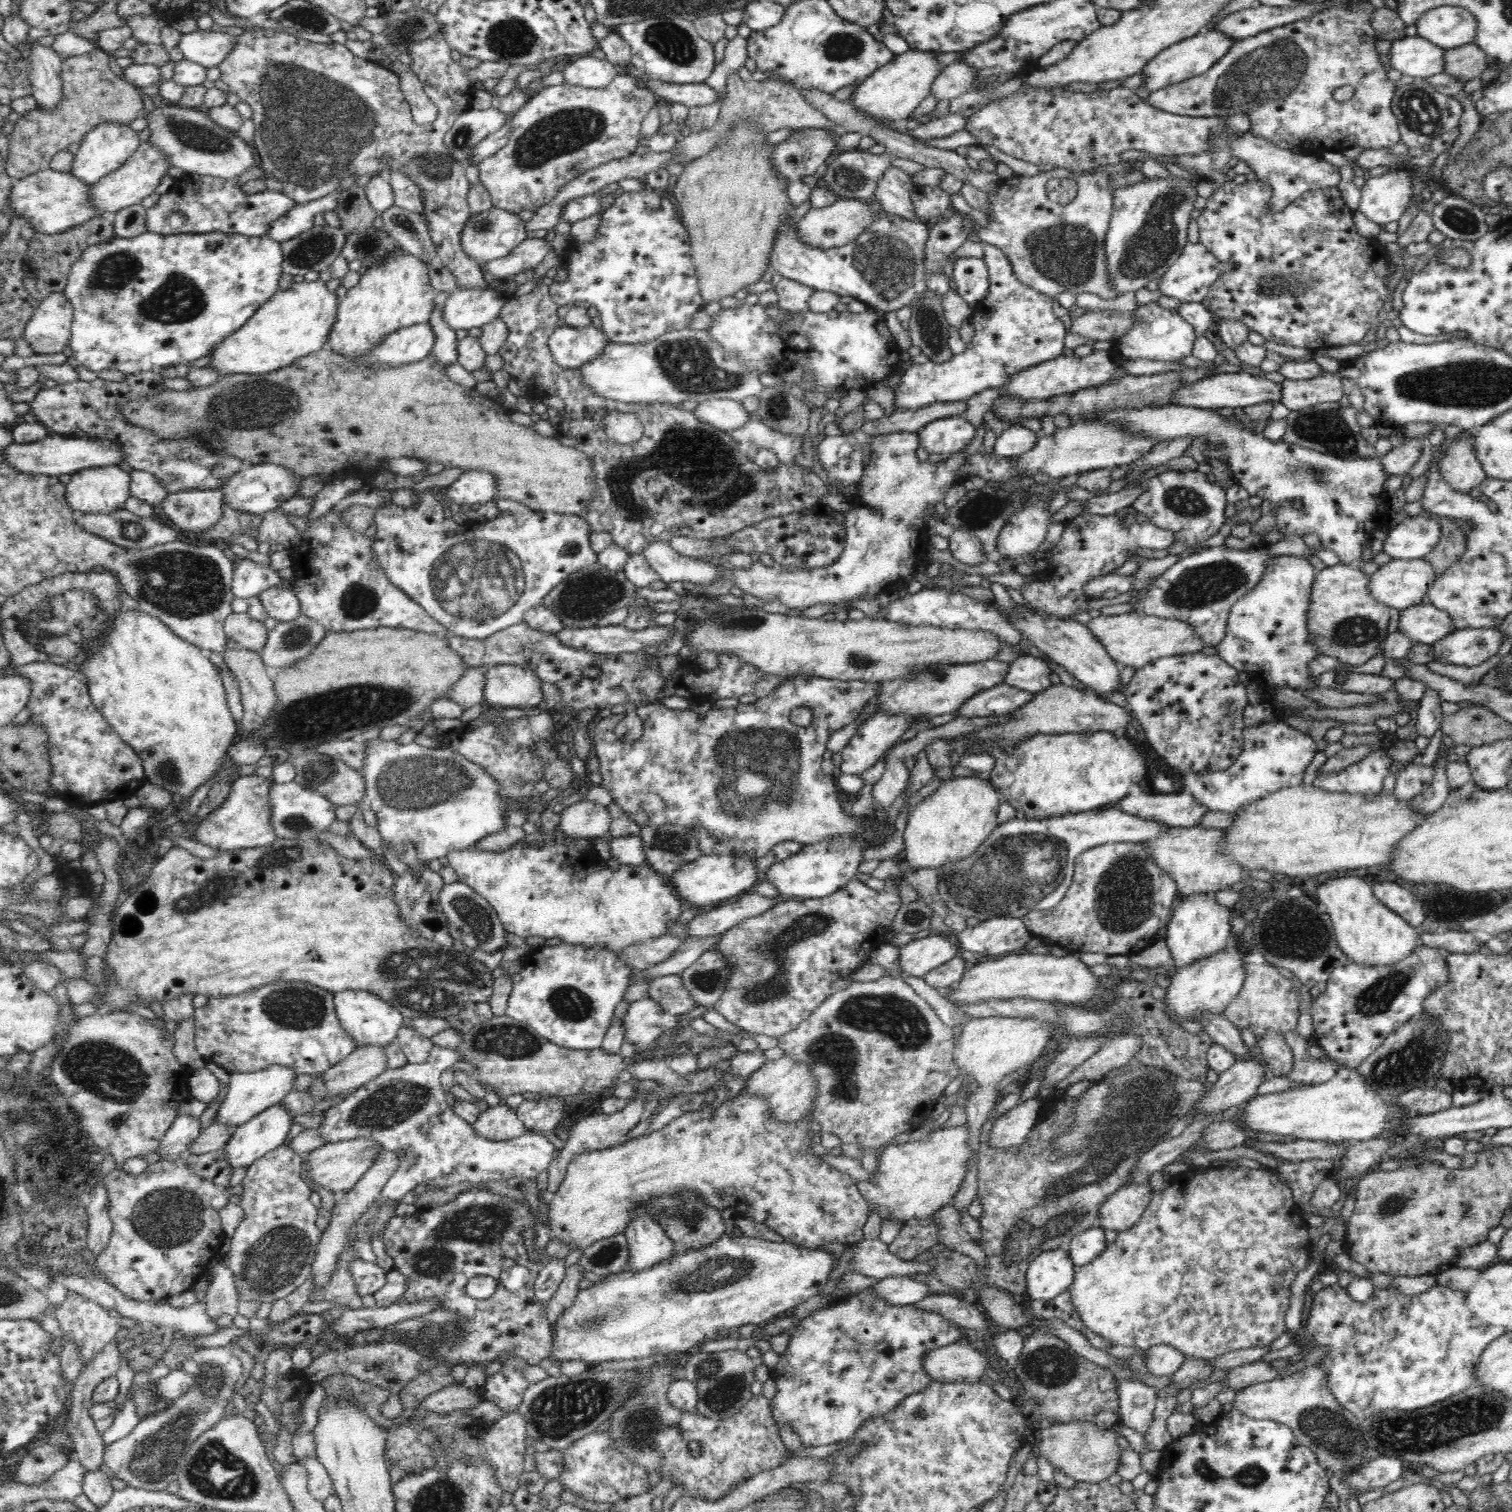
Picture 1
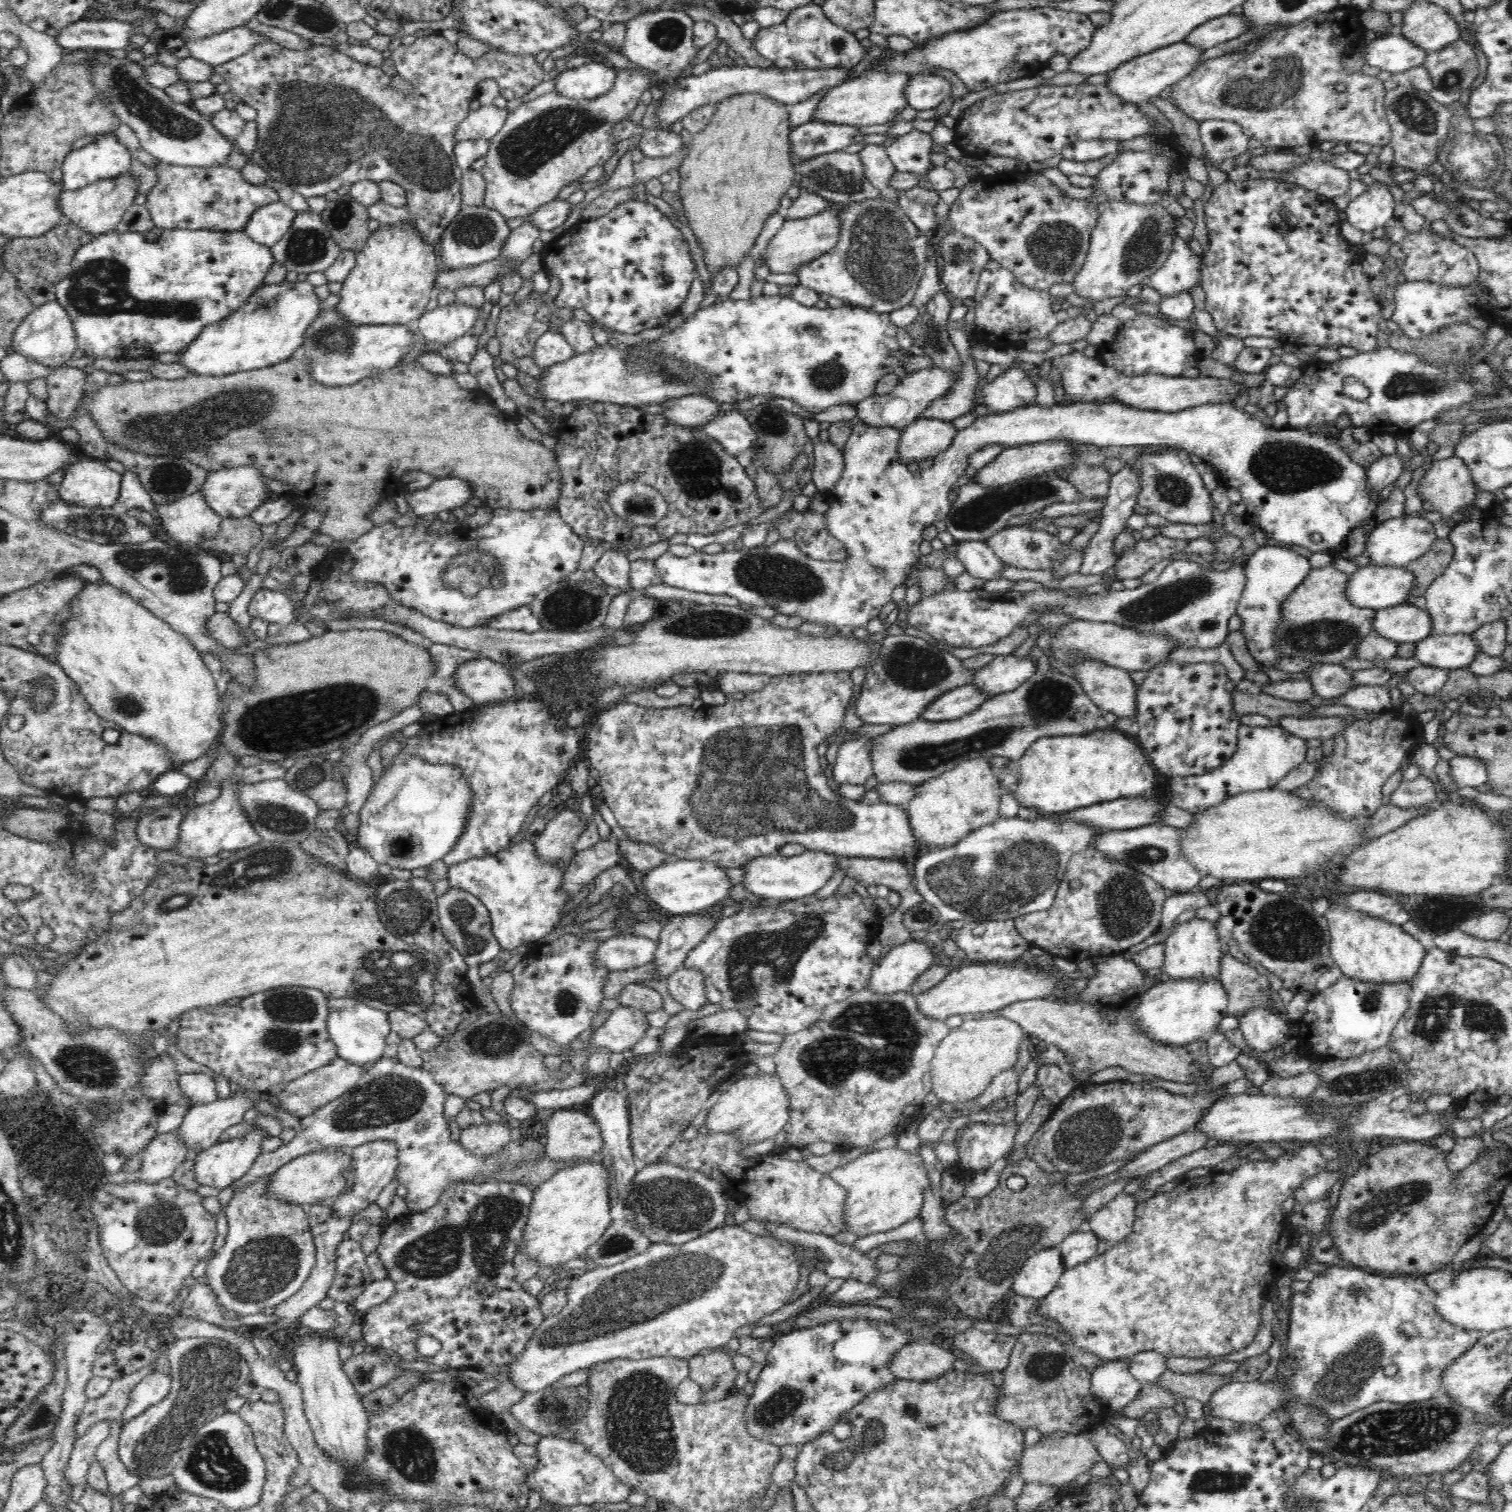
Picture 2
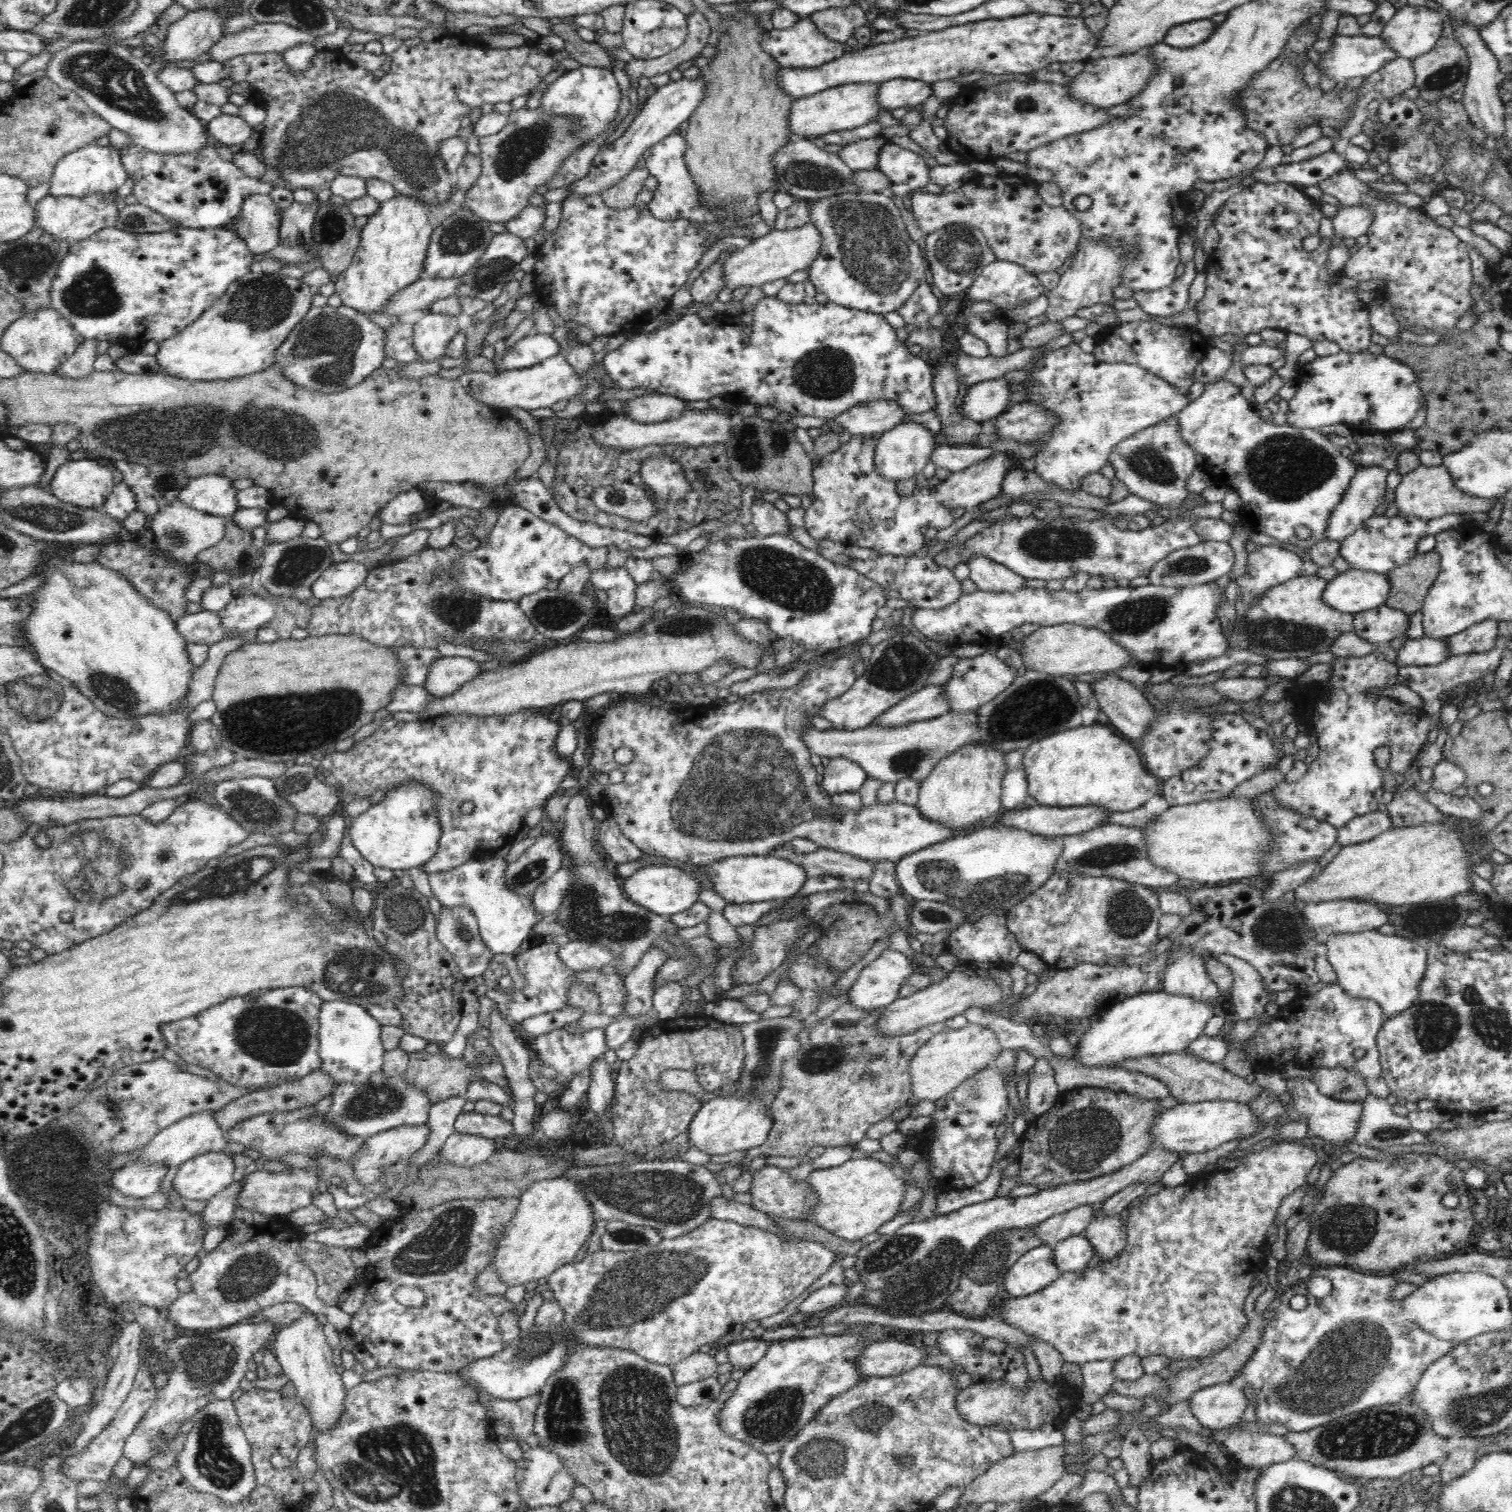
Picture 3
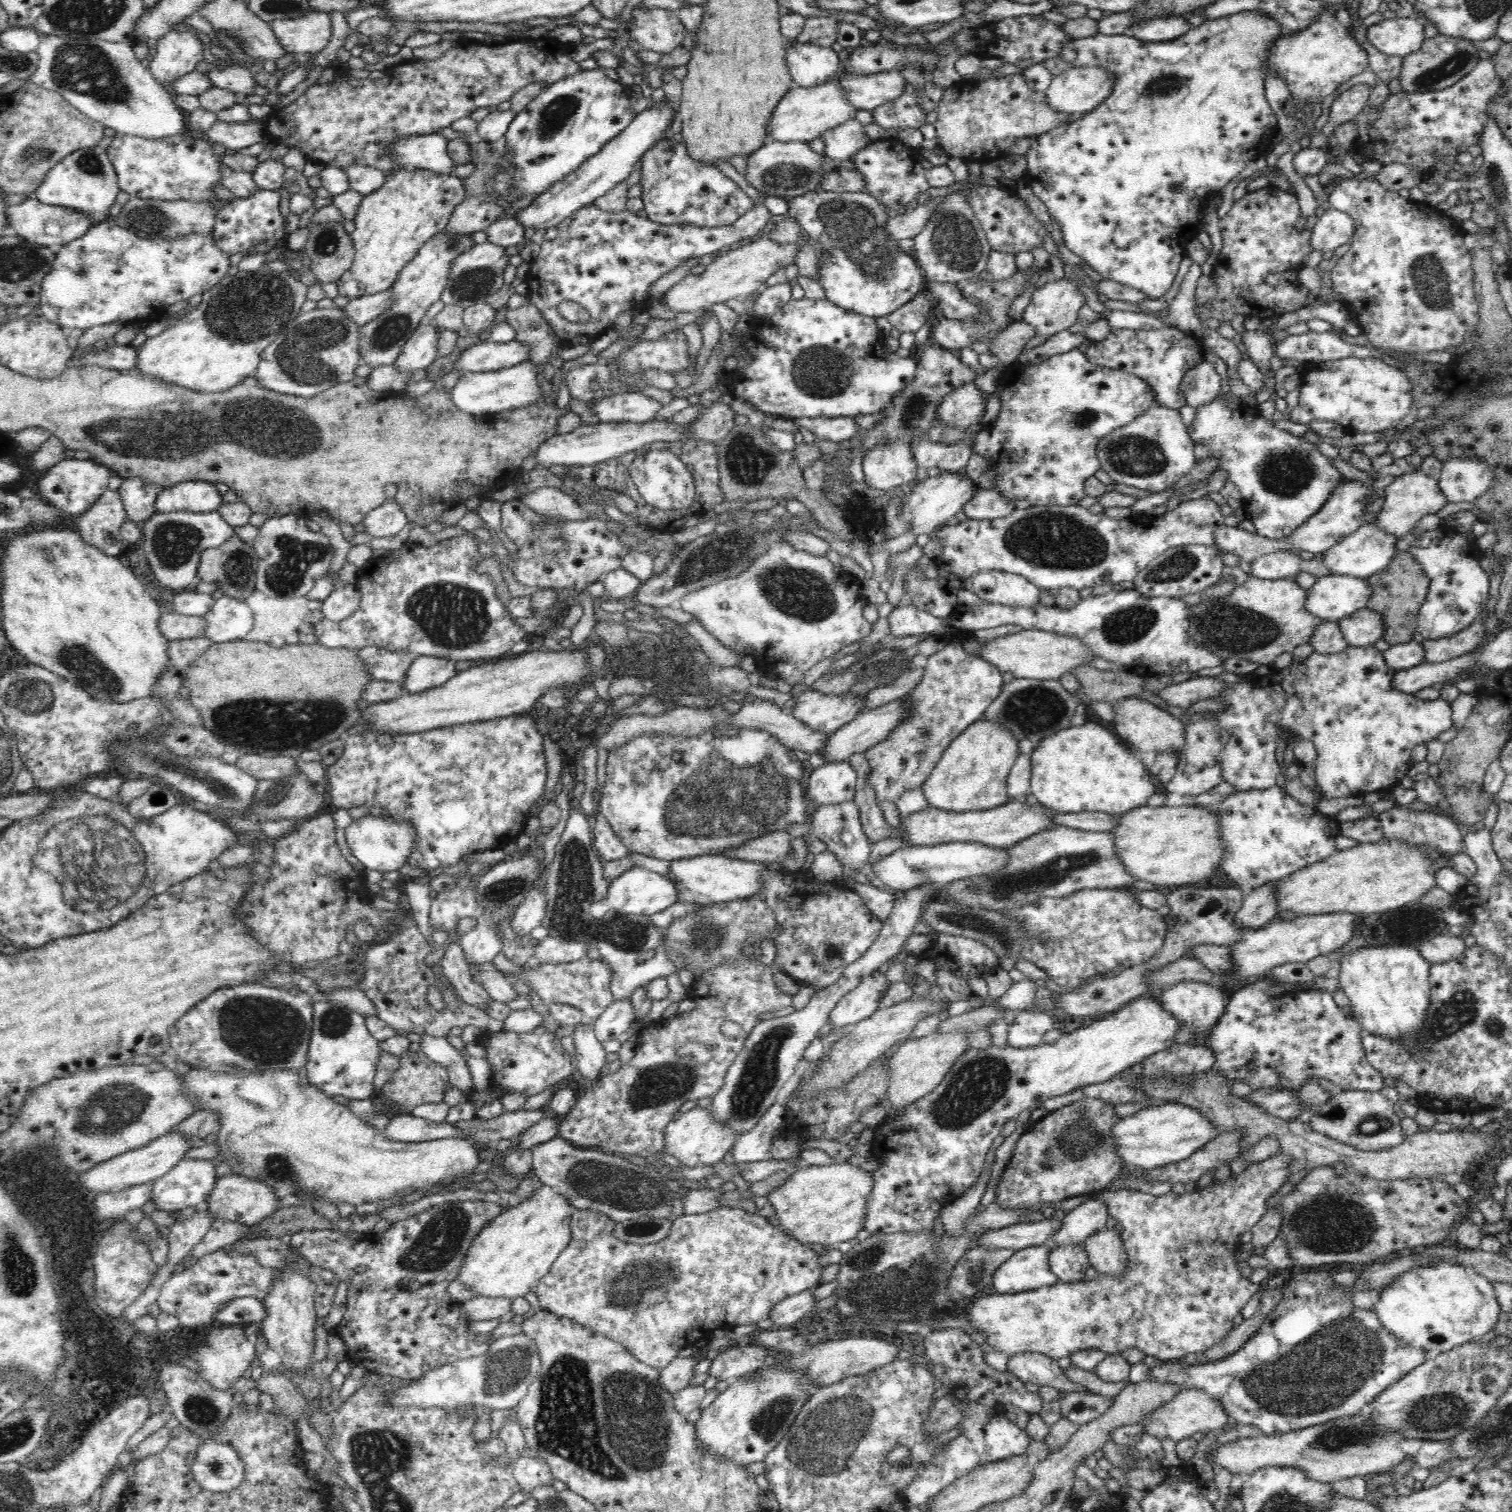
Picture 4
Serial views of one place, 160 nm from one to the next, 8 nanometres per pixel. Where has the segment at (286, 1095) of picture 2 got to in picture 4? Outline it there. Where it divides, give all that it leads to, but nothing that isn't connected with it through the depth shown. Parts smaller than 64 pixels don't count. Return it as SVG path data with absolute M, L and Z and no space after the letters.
M202 1110L194 1111L170 1131L183 1134L191 1146L198 1148L215 1142L220 1125L218 1115L215 1112Z

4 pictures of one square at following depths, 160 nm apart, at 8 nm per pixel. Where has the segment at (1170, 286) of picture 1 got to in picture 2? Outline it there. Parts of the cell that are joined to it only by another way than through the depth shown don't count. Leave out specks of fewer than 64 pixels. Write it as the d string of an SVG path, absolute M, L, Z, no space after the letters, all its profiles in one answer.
M1173 231L1173 243L1168 261L1154 274L1142 279L1140 286L1155 288L1162 297L1188 292L1201 279L1201 256L1194 255L1182 238Z

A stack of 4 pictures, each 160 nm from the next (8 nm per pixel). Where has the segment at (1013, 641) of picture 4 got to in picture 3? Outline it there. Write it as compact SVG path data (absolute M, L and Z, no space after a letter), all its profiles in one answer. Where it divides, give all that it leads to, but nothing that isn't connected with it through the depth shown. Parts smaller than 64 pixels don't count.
M1070 622L1054 626L1041 626L1022 640L1019 650L1023 664L1027 670L1045 672L1050 676L1066 676L1069 674L1107 673L1120 667L1136 663L1131 654L1117 642L1109 638L1108 634L1097 628L1086 628Z

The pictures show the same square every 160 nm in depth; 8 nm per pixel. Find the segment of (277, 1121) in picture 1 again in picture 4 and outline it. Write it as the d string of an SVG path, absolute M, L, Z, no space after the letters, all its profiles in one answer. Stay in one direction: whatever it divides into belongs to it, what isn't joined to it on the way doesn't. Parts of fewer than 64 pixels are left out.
M184 1159L153 1181L150 1198L158 1210L187 1212L205 1202L216 1179L216 1165L210 1159Z

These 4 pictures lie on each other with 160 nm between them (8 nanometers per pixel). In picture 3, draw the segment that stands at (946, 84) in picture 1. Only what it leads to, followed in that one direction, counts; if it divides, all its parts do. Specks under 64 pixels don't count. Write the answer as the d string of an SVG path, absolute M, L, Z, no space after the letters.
M892 79L879 83L876 100L882 109L900 112L924 104L932 93L932 83L912 79Z

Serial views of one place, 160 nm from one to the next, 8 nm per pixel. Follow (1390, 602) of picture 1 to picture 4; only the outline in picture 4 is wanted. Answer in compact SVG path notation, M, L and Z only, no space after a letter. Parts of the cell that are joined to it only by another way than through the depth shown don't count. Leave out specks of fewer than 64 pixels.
M1338 574L1318 577L1307 589L1306 611L1324 621L1337 622L1366 608L1371 588L1366 578Z

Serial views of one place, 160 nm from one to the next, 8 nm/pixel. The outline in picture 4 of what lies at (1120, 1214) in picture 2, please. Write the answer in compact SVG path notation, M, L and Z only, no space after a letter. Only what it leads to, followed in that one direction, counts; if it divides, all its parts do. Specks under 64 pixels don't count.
M1102 1228L1088 1236L1084 1243L1089 1263L1096 1272L1113 1276L1114 1279L1126 1272L1127 1252L1117 1231Z

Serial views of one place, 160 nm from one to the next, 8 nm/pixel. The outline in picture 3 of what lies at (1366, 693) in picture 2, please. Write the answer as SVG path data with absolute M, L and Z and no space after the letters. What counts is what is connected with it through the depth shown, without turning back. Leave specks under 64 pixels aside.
M1498 644L1483 653L1470 653L1465 655L1450 656L1444 662L1437 665L1428 666L1400 666L1398 668L1398 677L1400 677L1400 687L1405 688L1408 692L1414 692L1423 699L1422 707L1436 721L1434 728L1428 734L1428 740L1434 742L1440 734L1438 729L1438 720L1440 720L1439 699L1444 692L1448 692L1454 686L1460 686L1466 682L1481 680L1484 676L1492 674L1500 666L1504 659L1505 647Z

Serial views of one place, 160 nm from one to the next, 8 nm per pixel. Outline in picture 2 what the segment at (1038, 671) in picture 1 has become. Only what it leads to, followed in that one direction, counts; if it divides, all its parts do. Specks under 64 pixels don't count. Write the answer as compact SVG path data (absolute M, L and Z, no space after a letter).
M996 655L987 665L975 669L969 684L981 692L999 695L1018 688L1036 671L1036 661L1032 657Z

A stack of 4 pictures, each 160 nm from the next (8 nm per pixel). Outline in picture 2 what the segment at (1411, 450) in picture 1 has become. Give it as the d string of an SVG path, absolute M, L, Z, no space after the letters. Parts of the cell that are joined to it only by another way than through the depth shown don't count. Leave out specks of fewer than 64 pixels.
M1397 453L1372 462L1366 469L1366 482L1371 488L1369 492L1384 490L1386 486L1394 485L1398 477L1404 474L1404 463L1405 460Z

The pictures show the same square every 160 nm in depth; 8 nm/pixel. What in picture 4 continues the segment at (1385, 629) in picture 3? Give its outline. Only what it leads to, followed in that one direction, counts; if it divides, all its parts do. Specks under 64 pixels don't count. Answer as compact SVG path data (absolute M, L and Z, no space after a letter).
M1361 609L1337 621L1349 646L1367 647L1374 645L1384 634L1381 614L1370 609Z

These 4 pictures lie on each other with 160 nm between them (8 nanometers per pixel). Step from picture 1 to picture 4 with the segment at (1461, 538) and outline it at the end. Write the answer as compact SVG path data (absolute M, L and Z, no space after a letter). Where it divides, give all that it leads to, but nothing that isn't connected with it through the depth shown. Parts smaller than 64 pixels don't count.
M1399 550L1386 568L1366 579L1371 588L1366 609L1381 614L1385 626L1382 638L1390 645L1412 641L1412 636L1417 631L1417 616L1426 600L1429 585L1429 578L1421 564L1408 551Z

